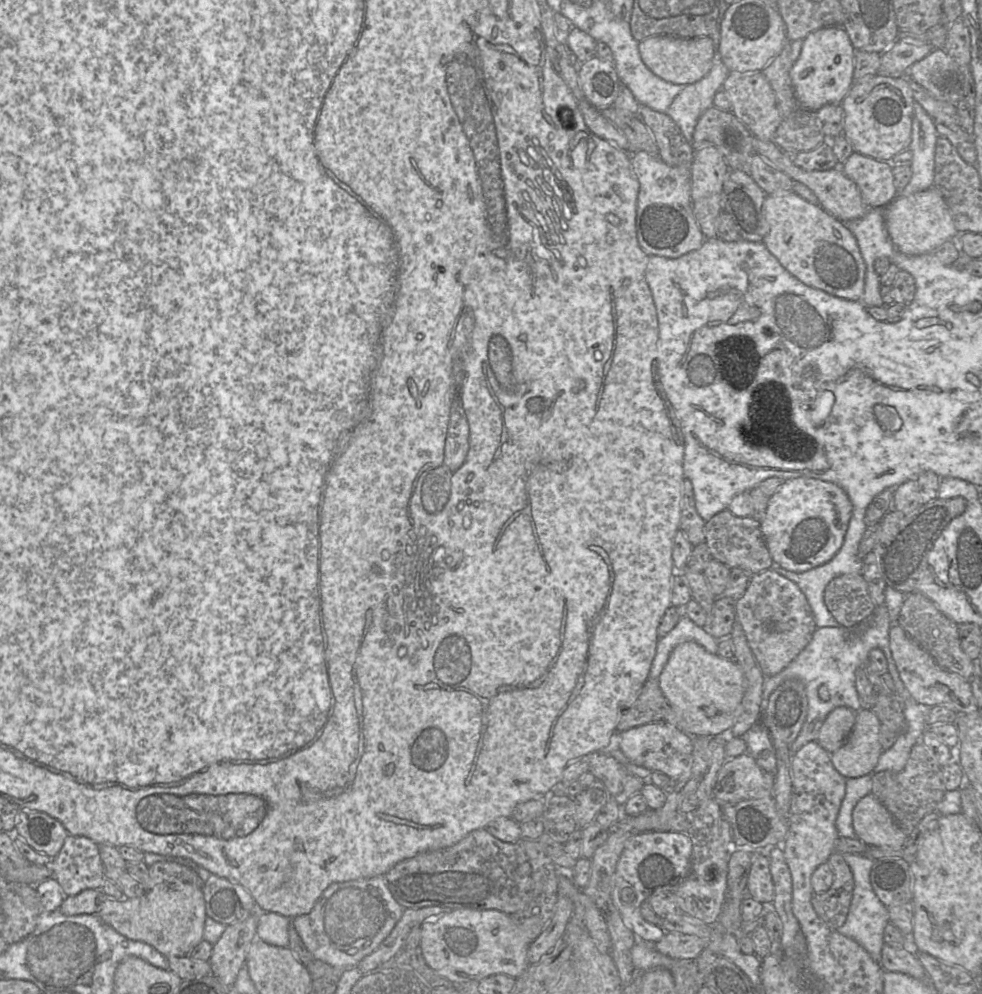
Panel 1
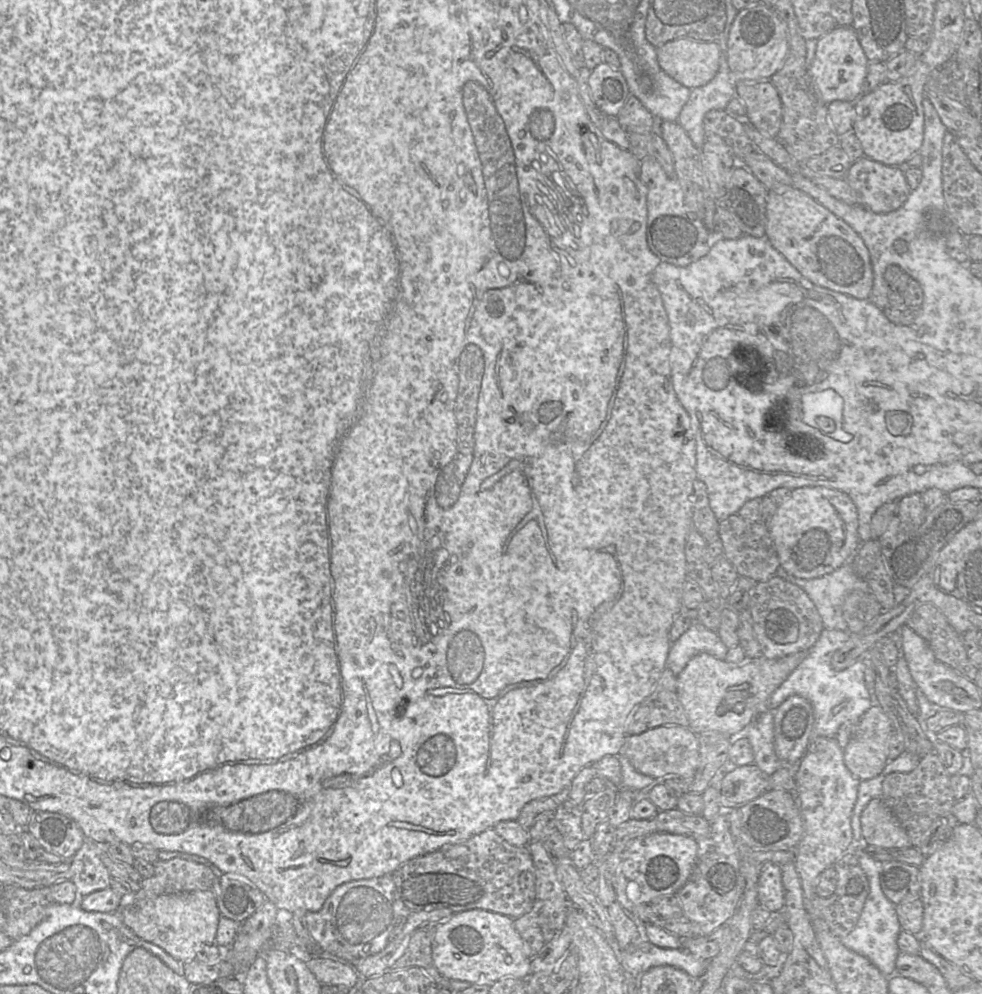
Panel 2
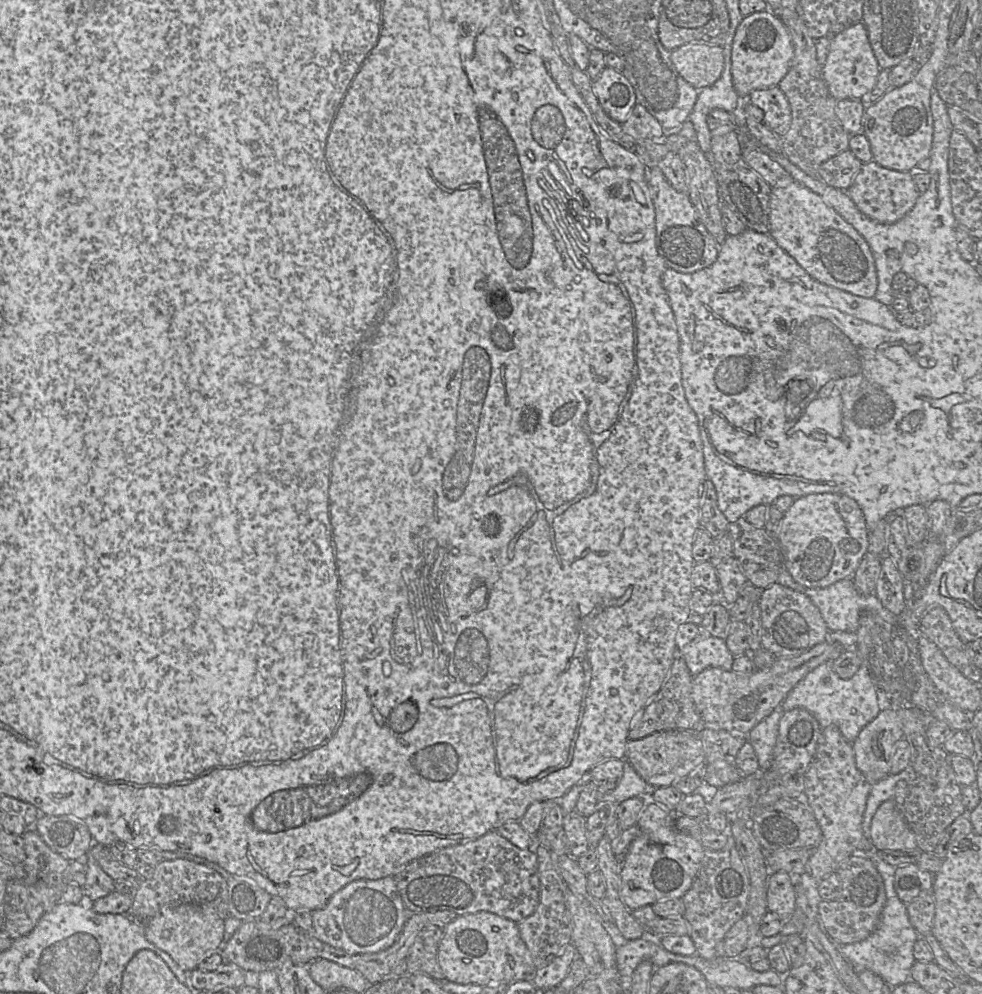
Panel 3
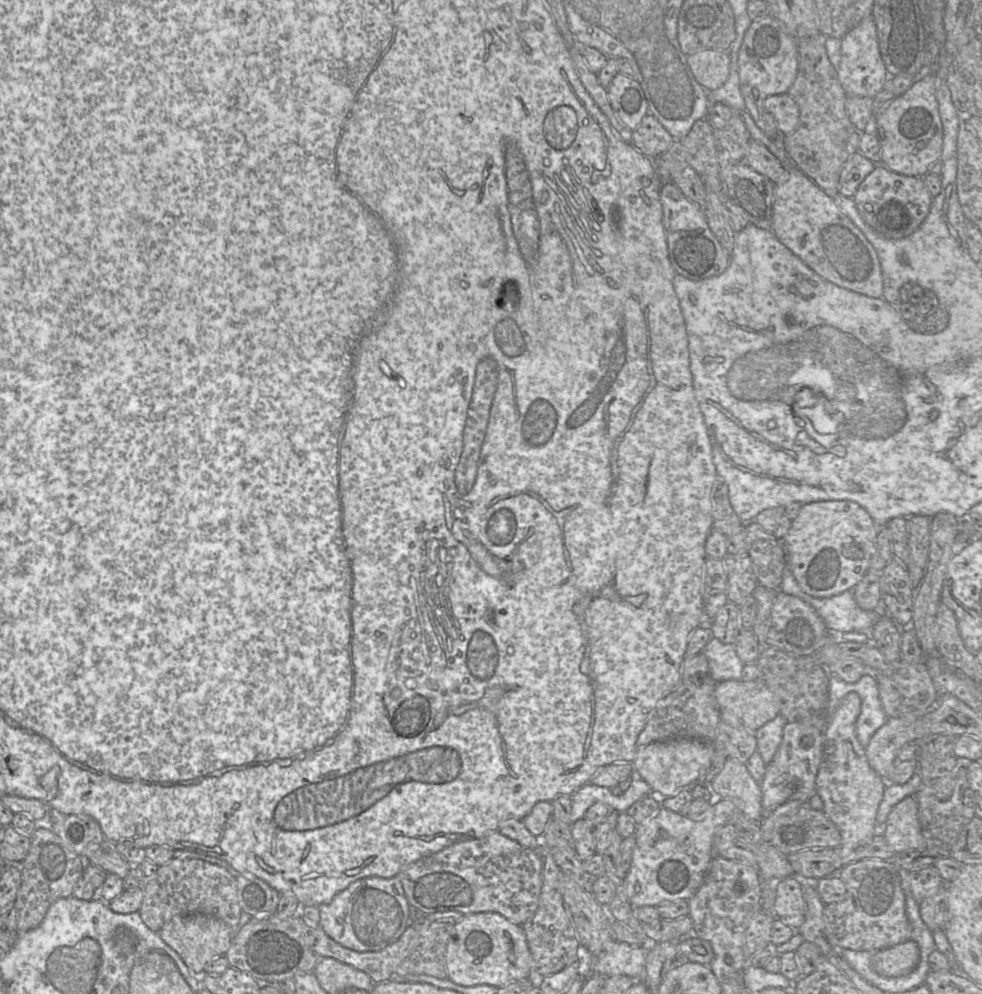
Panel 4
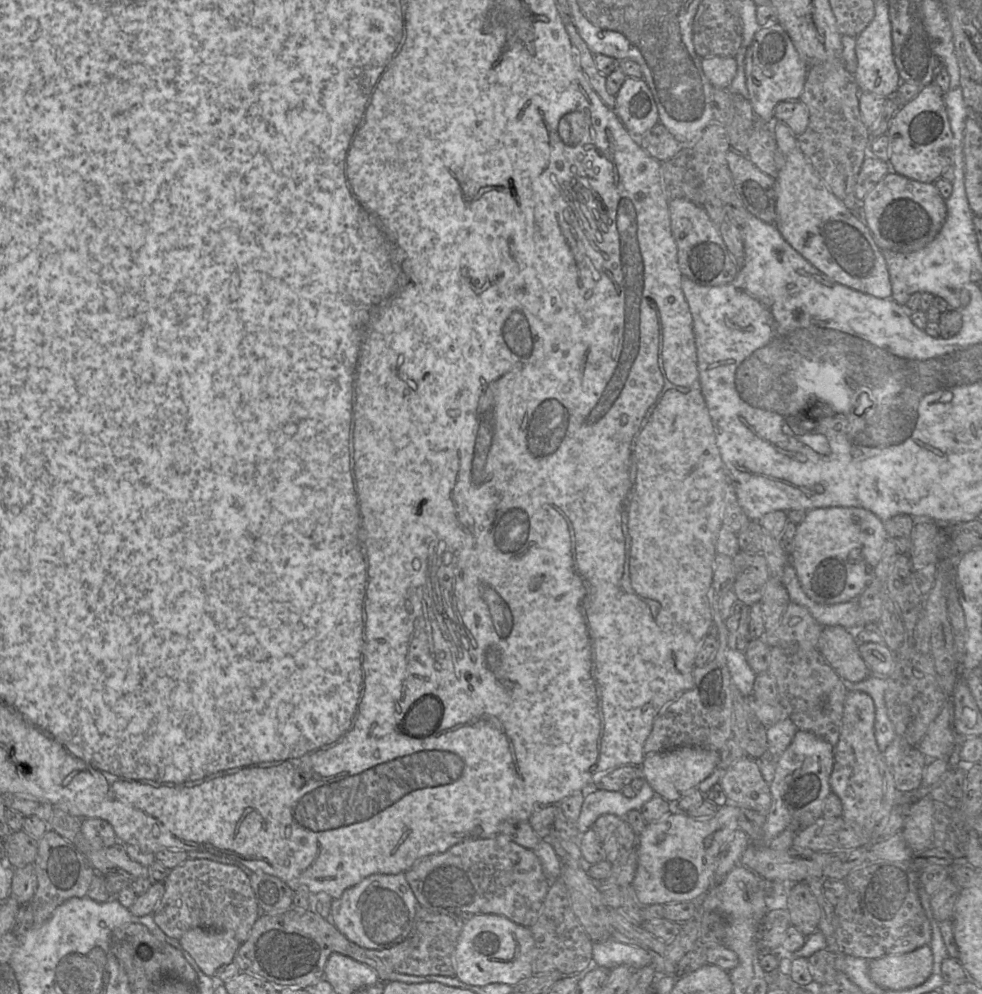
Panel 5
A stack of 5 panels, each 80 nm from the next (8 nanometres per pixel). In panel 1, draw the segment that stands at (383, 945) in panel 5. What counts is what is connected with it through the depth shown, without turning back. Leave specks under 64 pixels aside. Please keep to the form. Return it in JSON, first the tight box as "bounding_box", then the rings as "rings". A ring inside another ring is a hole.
{"bounding_box":[290,875,405,969],"rings":[[[378,875],[332,883],[311,912],[290,920],[314,959],[336,969],[349,969],[381,945],[402,918],[405,909],[393,897],[386,876]]]}

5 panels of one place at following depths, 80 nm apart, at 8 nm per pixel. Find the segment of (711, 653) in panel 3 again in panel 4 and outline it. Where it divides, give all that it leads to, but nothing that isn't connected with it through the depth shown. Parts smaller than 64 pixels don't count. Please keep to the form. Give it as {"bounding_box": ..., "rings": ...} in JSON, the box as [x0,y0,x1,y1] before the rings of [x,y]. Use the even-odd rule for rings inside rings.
{"bounding_box":[702,637,744,682],"rings":[[[713,637],[702,654],[707,658],[710,674],[716,682],[742,680],[744,663],[733,645],[725,644]]]}

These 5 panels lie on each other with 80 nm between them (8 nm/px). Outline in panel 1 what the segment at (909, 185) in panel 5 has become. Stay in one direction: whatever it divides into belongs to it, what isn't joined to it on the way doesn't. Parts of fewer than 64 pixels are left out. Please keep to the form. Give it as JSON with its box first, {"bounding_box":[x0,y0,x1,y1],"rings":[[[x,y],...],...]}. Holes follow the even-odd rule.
{"bounding_box":[841,152,899,209],"rings":[[[854,152],[841,164],[841,170],[857,185],[865,205],[870,209],[885,208],[899,195],[891,163]]]}

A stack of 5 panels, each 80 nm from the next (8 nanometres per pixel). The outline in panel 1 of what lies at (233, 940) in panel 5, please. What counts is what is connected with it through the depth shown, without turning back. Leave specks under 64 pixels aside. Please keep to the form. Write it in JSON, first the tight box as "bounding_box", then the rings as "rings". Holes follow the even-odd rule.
{"bounding_box":[97,881,207,957],"rings":[[[181,881],[160,883],[138,898],[115,900],[103,895],[97,915],[121,935],[149,944],[166,957],[190,957],[194,947],[203,940],[204,924],[207,918],[201,888]]]}

